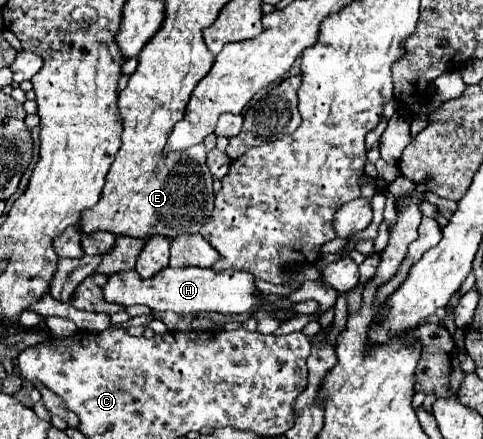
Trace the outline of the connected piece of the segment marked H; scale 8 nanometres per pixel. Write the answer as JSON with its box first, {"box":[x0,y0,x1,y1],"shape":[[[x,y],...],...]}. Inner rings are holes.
{"box":[103,269,263,315],"shape":[[[135,269],[111,273],[107,283],[103,285],[103,297],[109,303],[119,303],[123,307],[129,305],[147,305],[151,311],[173,311],[179,315],[199,313],[199,311],[217,311],[229,315],[243,315],[263,301],[257,297],[257,289],[253,285],[251,273],[245,271],[227,271],[227,273],[211,273],[211,269],[161,269],[149,279],[139,277]]]}

